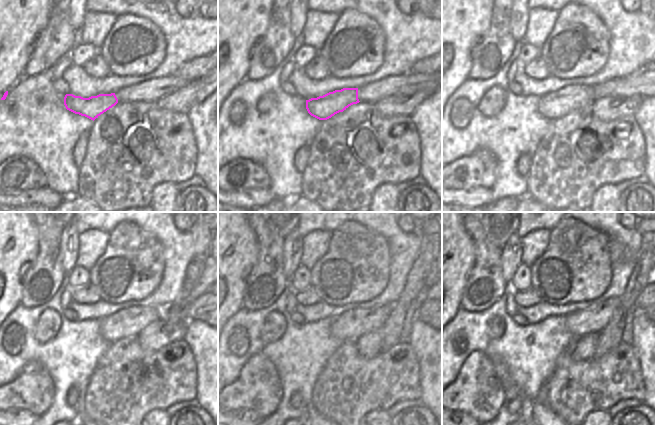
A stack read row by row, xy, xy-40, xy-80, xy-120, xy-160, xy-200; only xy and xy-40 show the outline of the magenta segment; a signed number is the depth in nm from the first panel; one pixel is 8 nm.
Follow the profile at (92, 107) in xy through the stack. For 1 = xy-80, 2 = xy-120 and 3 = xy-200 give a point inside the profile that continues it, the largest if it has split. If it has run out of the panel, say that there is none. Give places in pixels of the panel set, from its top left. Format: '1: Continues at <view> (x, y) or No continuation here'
1: Continues at xy-80 (557, 104)
2: Continues at xy-120 (129, 322)
3: Continues at xy-200 (589, 320).

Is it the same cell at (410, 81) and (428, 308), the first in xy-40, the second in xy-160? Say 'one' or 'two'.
one

